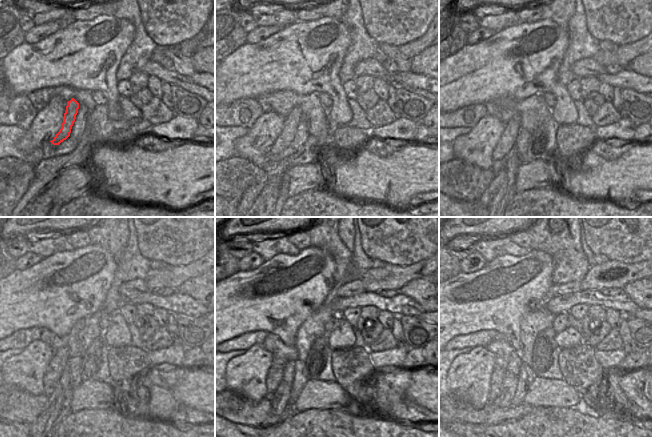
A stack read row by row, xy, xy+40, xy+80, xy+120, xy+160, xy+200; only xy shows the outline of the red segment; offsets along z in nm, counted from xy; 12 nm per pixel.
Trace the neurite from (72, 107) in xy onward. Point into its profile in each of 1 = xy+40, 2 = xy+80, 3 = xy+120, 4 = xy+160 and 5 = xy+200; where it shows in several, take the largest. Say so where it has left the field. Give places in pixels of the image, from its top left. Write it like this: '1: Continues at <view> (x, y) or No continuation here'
1: Continues at xy+40 (291, 122)
2: Continues at xy+80 (507, 141)
3: Continues at xy+120 (59, 362)
4: Continues at xy+160 (275, 374)
5: Continues at xy+200 (496, 382)

